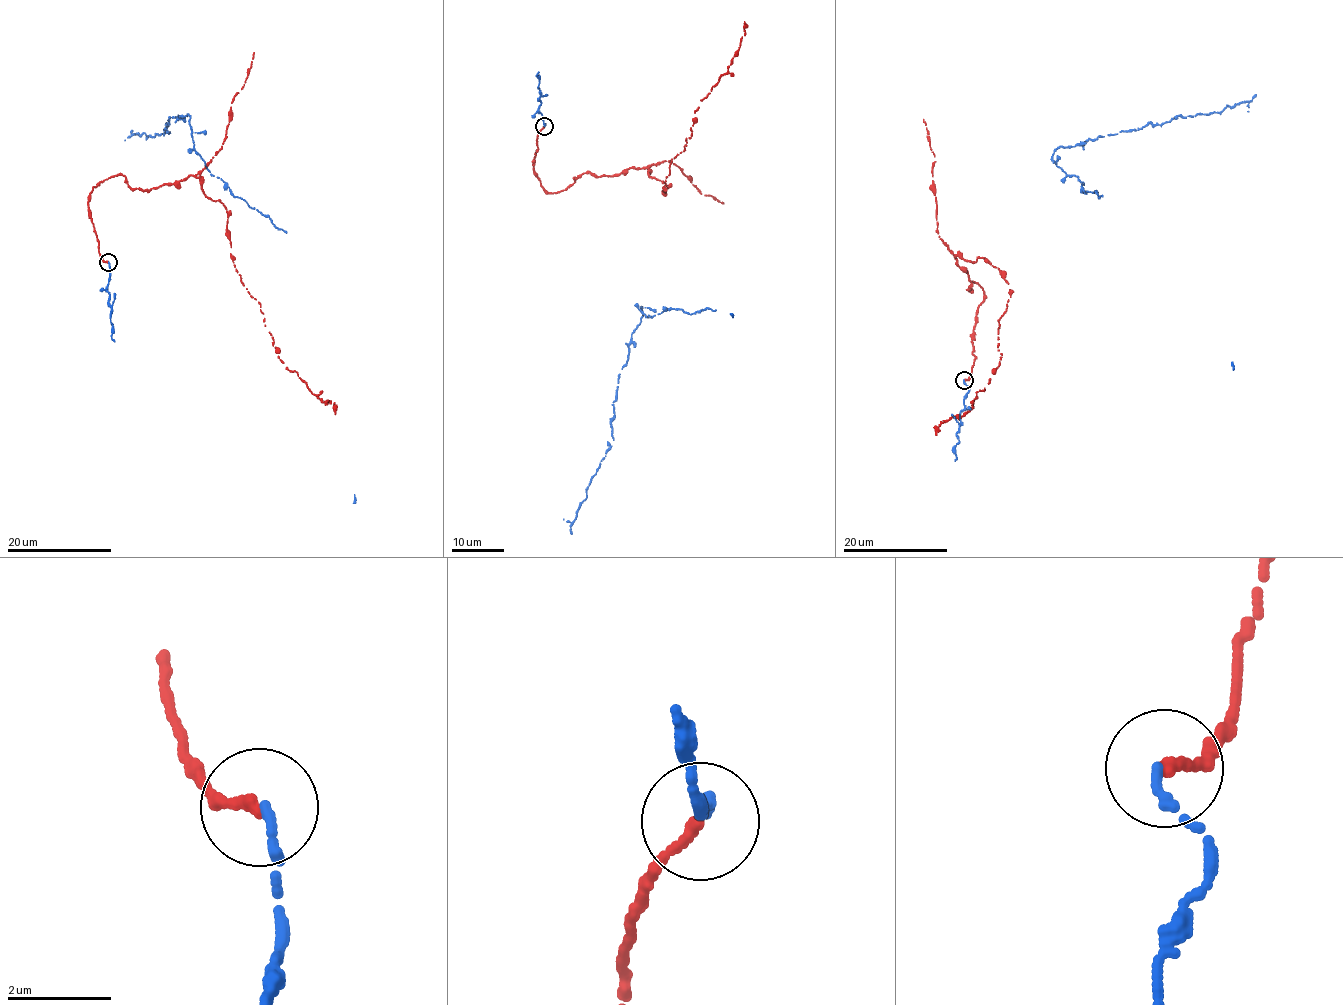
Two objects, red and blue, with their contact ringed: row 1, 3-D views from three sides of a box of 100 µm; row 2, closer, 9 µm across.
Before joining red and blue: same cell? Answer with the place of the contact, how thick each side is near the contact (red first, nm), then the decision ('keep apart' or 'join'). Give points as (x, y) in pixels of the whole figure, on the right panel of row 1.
at (964, 380); 240 nm thick on the red side, 160 nm on the other; join

